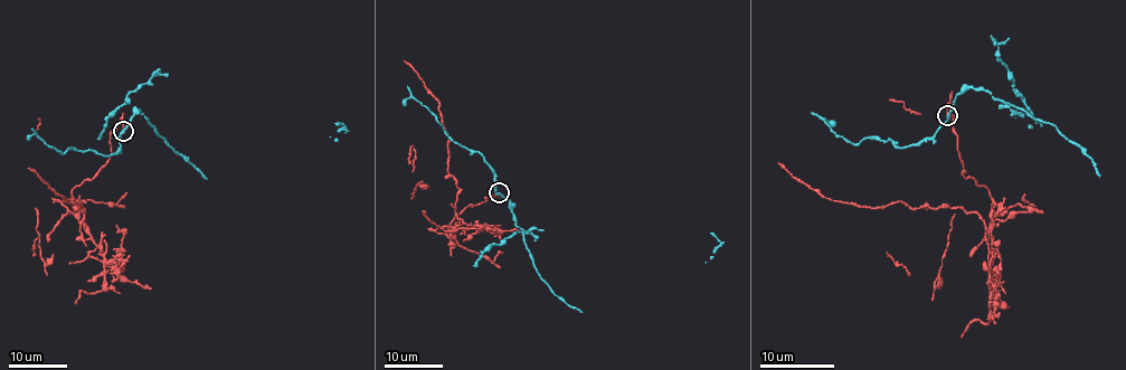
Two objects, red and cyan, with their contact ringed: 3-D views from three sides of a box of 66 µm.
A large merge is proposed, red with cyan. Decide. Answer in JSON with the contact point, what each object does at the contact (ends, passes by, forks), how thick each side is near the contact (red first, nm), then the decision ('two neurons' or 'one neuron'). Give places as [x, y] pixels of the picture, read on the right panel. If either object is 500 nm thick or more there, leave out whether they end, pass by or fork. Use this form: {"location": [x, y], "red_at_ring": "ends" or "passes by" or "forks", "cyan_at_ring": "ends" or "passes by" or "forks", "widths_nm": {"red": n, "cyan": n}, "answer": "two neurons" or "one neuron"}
{"location": [947, 115], "red_at_ring": "ends", "cyan_at_ring": "passes by", "widths_nm": {"red": 180, "cyan": 200}, "answer": "two neurons"}

